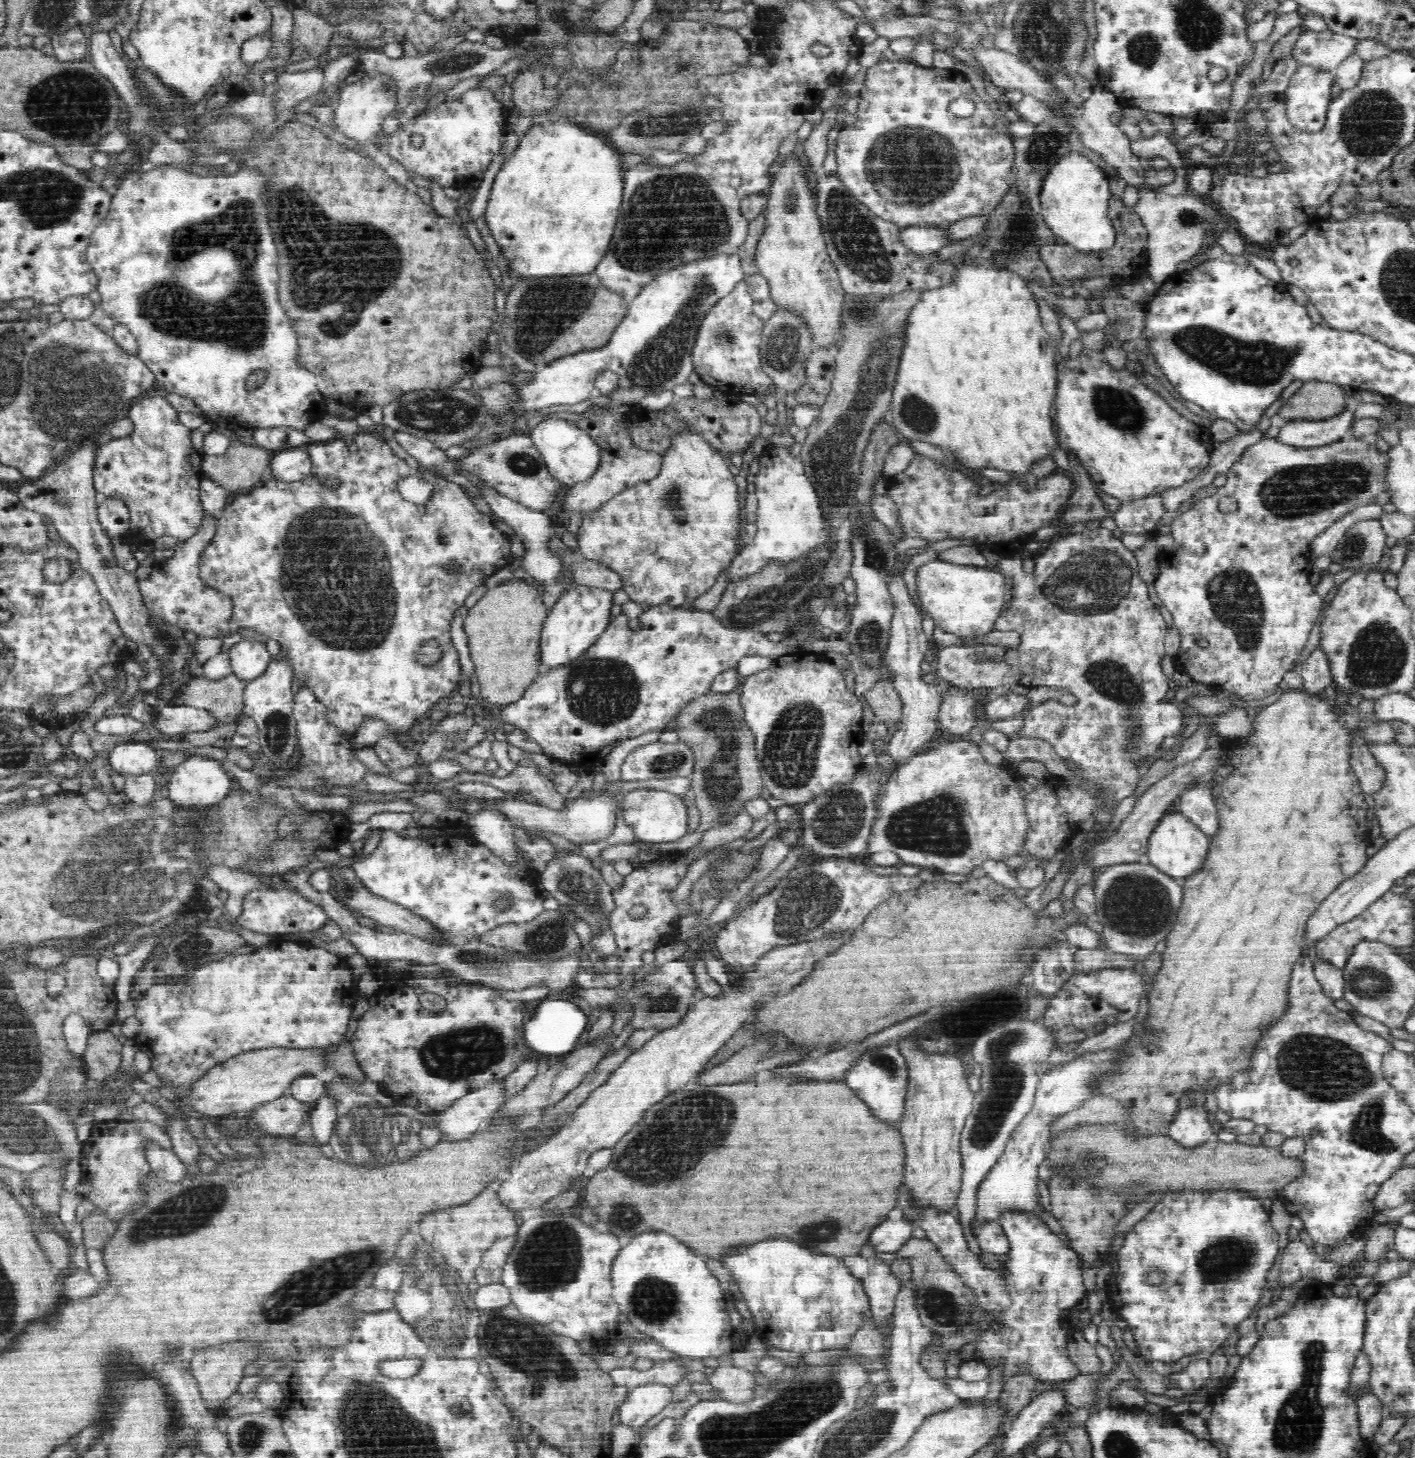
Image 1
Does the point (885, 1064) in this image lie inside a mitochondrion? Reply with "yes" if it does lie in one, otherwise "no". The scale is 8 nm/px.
yes

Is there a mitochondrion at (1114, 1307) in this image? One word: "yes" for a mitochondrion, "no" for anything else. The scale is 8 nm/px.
no

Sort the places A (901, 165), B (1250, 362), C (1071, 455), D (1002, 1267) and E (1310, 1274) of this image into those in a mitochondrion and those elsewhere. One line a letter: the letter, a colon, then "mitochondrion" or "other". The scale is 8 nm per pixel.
A: mitochondrion
B: mitochondrion
C: other
D: other
E: other

